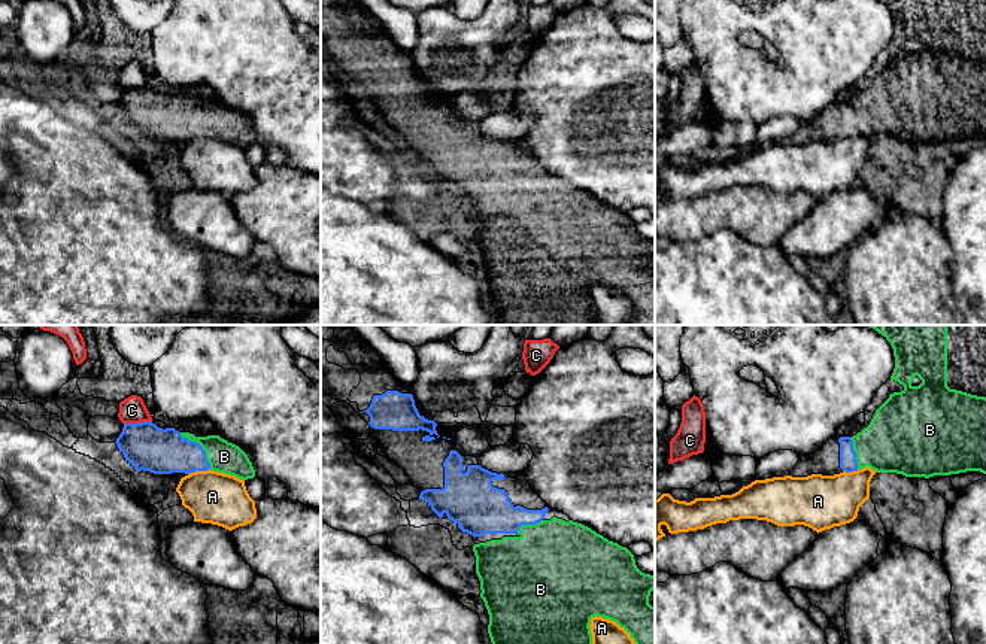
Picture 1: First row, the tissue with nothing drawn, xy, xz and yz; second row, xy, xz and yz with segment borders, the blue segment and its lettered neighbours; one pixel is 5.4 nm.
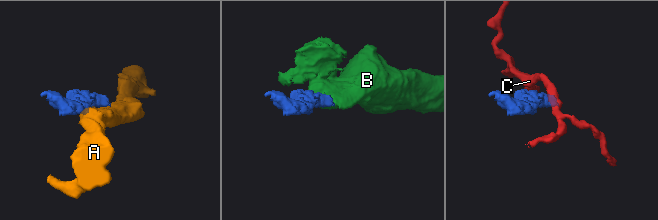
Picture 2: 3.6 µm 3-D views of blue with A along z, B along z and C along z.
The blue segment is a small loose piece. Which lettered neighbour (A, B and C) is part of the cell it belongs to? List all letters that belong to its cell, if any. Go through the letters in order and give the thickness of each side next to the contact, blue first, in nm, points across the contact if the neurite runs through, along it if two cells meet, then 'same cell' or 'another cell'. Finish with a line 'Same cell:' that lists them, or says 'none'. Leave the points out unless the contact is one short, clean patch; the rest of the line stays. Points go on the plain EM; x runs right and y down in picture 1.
A: 240/280 nm | another cell
B: 240/170 nm | across xy (158, 117), (202, 114), (224, 122) | same cell
C: 240/140 nm | along xy (151, 85), (124, 90) | another cell
Same cell: B

